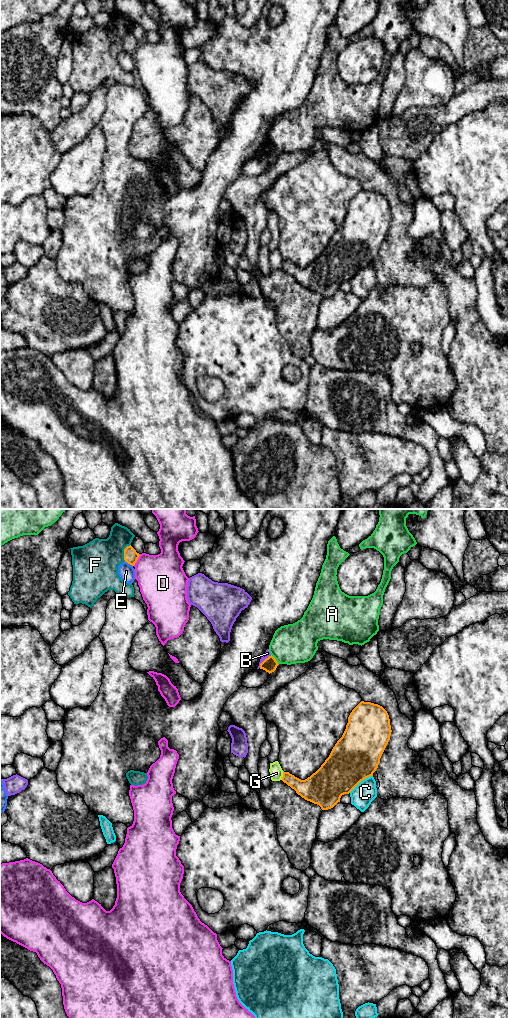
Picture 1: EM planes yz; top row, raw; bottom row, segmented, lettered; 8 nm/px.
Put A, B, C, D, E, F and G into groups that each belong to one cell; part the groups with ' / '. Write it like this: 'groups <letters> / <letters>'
groups A / B / C / D G / E / F

